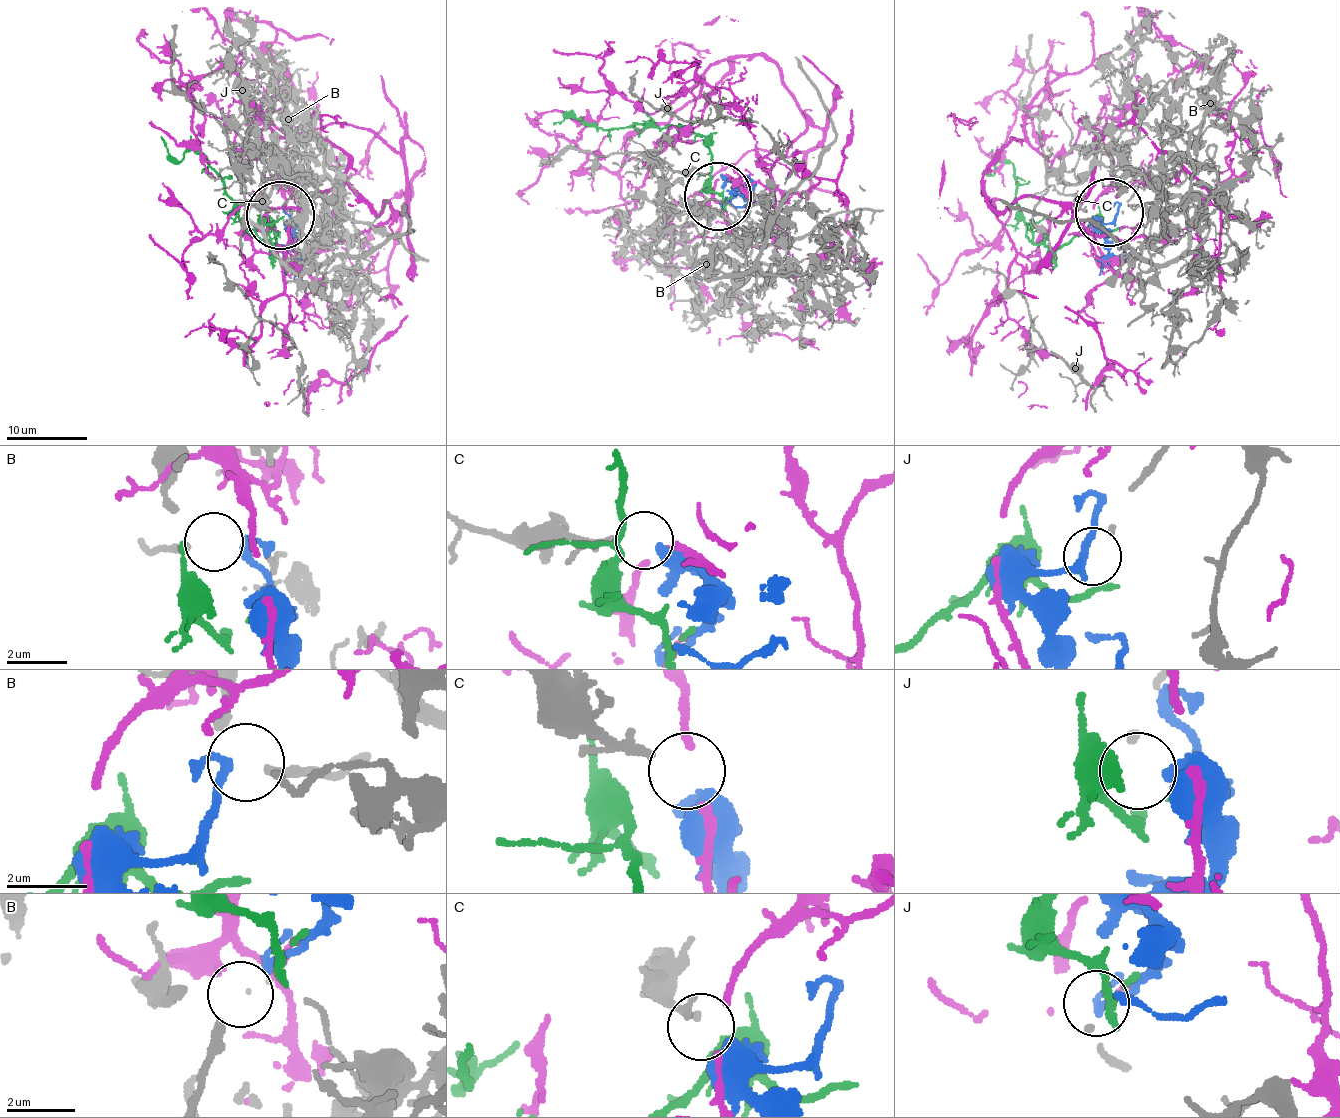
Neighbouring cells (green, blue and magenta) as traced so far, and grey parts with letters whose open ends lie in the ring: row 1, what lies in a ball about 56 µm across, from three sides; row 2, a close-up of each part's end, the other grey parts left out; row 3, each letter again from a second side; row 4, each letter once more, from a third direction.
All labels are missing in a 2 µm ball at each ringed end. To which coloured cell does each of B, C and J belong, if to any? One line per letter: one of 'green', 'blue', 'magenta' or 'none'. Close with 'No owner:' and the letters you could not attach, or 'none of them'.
B: blue
C: magenta
J: green
No owner: none of them

